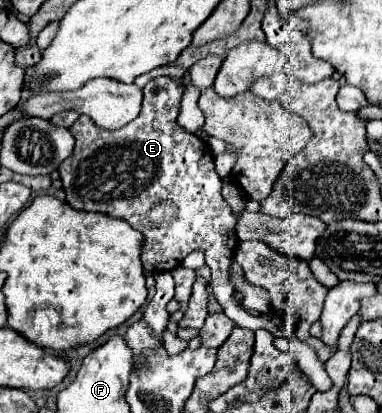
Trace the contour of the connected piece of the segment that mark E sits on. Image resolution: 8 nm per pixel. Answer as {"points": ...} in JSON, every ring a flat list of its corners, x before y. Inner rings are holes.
{"points":[[168,76,150,80,144,86,144,104,140,116,112,132,98,128,88,116,80,116,70,126,70,132,76,138,74,154,58,168,66,192,66,202,74,210,100,212,112,218,122,218,134,230,142,232,144,244,140,260,144,272,174,270,180,266,186,254,190,254,194,248,202,248,206,252,206,264,211,270,209,287,224,314,232,318,236,326,248,330,262,328,274,336,286,336,292,342,294,360,298,362,300,370,308,374,312,386,316,390,328,390,332,380,308,344,300,342,296,334,286,324,280,324,274,314,252,316,240,308,232,296,234,284,230,280,230,268,234,248,238,244,234,234,236,218,232,216,230,208,226,210,226,202,220,194,222,180,214,170,214,158,206,142,194,134,184,132,176,124,182,94,184,88],[162,202,174,202,172,216,164,220,152,220,152,208]]}

